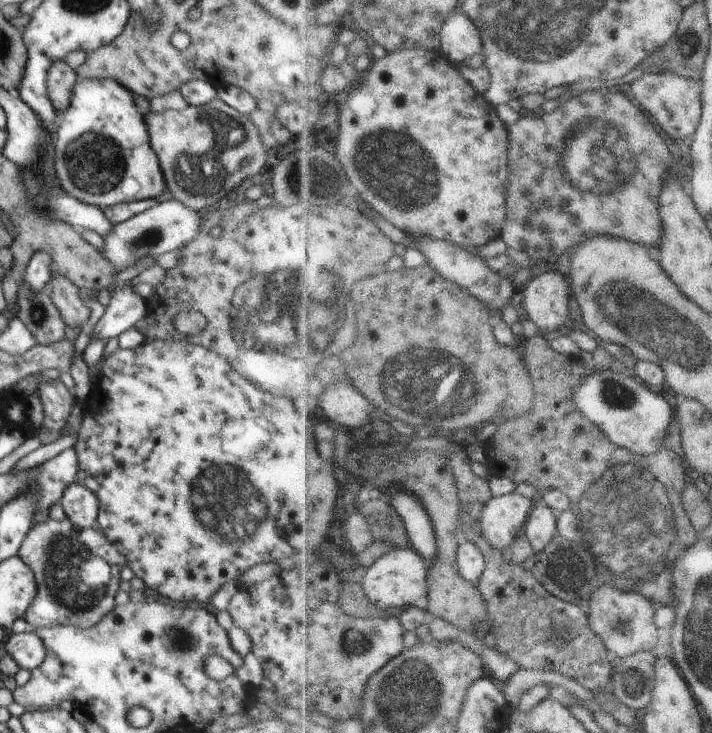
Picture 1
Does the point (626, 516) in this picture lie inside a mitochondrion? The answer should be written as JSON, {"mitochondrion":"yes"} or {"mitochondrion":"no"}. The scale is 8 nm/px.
{"mitochondrion":"yes"}

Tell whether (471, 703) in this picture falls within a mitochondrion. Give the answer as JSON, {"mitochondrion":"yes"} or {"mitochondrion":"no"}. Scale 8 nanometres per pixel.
{"mitochondrion":"no"}

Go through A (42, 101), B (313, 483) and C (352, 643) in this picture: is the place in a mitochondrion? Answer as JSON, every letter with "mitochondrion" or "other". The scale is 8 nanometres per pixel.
{"A":"other","B":"other","C":"mitochondrion"}

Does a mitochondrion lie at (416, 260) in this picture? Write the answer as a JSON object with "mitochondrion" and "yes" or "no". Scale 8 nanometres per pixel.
{"mitochondrion":"no"}

